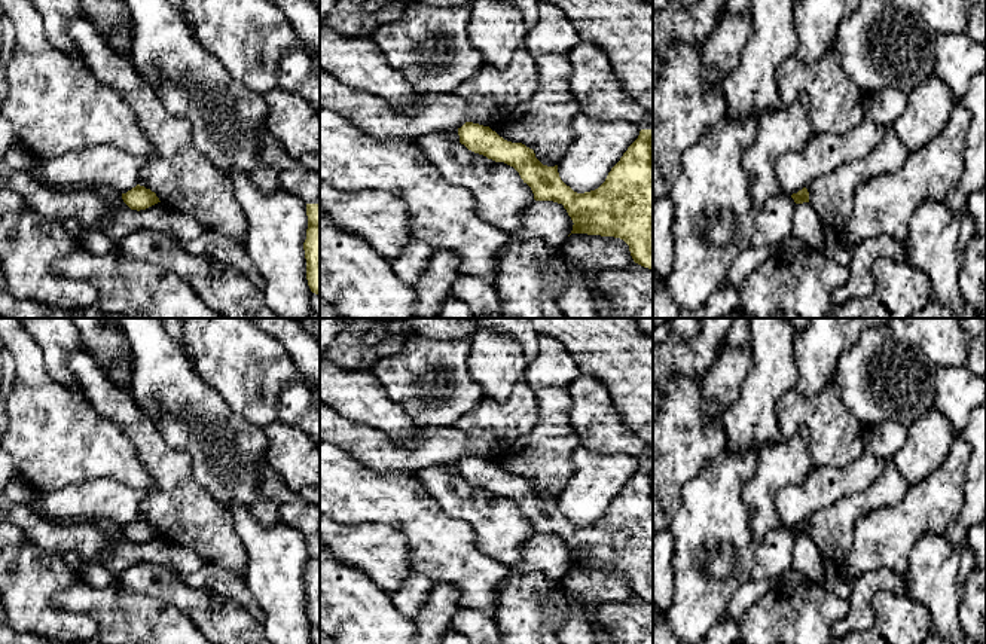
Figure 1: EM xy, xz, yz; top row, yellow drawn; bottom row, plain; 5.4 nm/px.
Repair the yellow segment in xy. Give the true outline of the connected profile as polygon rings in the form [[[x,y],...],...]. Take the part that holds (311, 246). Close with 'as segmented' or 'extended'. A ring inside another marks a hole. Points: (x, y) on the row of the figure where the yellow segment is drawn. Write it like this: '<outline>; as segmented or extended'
[[[306,204],[308,229],[303,242],[306,280],[312,293],[320,296],[320,204]]]; as segmented

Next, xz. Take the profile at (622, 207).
[[[465,122],[458,128],[460,143],[468,150],[495,162],[513,167],[526,183],[535,201],[562,204],[573,220],[571,234],[614,236],[629,245],[635,263],[653,269],[653,152],[651,129],[641,129],[638,138],[628,147],[620,161],[611,168],[605,181],[595,190],[577,193],[567,186],[558,173],[558,165],[543,165],[532,149],[500,137],[489,126]]]; as segmented

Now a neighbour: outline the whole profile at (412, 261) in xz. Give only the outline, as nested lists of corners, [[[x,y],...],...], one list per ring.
[[[413,238],[403,247],[402,253],[390,259],[393,272],[407,286],[413,286],[421,274],[425,271],[434,248]]]

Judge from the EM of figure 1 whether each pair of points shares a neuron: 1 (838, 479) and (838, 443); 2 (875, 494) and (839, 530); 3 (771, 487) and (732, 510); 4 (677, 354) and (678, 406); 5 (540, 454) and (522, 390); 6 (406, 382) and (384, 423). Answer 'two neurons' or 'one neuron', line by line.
1: two neurons
2: one neuron
3: two neurons
4: two neurons
5: two neurons
6: two neurons

